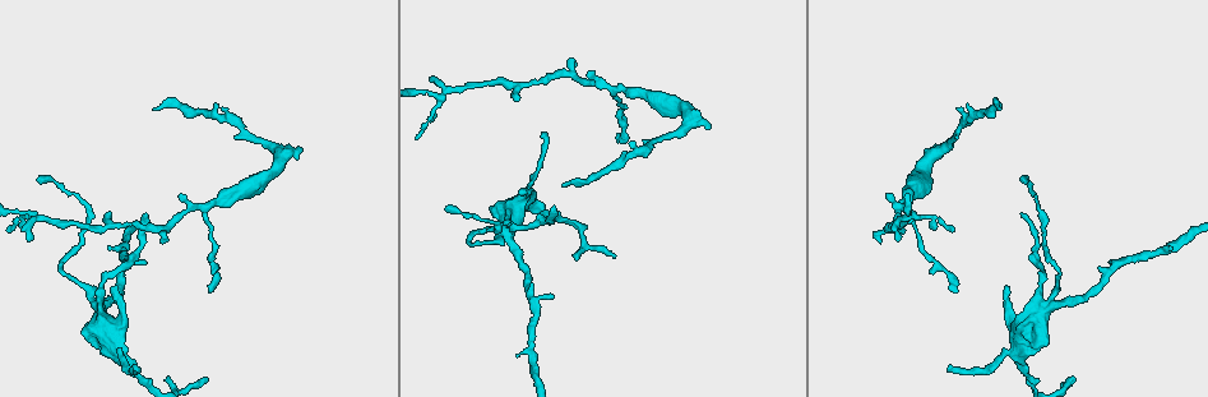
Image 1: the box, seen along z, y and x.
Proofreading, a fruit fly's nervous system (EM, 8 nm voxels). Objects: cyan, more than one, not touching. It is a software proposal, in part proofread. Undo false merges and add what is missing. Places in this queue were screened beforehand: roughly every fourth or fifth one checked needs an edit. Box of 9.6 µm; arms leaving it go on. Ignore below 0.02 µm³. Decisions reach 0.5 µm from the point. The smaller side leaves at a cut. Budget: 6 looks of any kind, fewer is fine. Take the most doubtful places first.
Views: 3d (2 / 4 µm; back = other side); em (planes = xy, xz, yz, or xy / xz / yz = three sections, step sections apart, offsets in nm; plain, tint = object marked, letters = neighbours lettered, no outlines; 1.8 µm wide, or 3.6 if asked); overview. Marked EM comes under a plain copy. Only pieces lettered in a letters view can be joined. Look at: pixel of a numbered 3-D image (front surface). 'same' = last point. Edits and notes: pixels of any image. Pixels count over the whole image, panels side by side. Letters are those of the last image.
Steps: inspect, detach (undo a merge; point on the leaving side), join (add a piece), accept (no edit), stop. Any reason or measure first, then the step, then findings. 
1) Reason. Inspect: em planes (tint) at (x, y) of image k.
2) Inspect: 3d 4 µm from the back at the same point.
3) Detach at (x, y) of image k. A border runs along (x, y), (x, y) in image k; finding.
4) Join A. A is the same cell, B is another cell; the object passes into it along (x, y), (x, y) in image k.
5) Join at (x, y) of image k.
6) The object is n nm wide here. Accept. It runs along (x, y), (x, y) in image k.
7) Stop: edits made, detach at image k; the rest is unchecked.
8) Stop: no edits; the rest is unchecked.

An open end. Inspect: 3d 2 µm at (998, 108) of image 1.

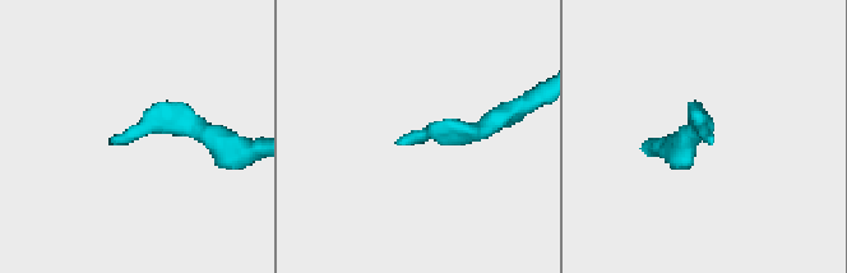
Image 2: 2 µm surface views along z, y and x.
Now the EM. Inspect: em planes (letters) at (397, 143) of image 2.

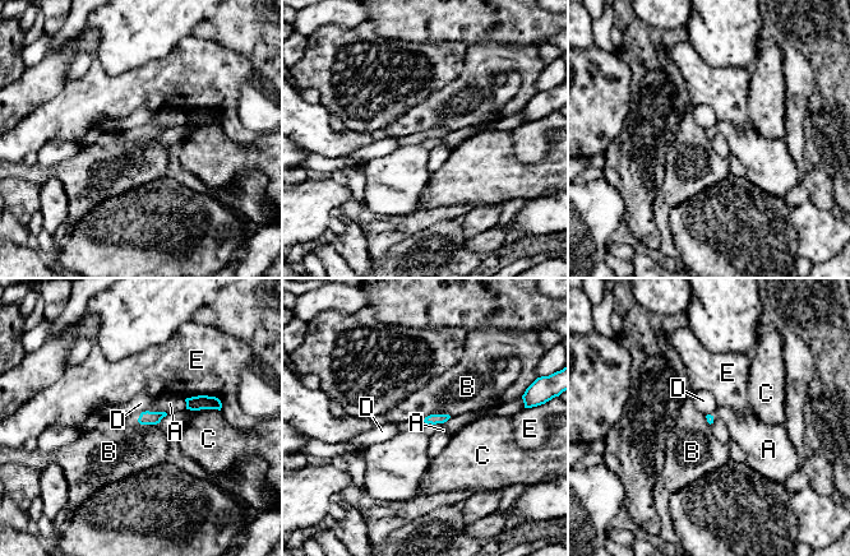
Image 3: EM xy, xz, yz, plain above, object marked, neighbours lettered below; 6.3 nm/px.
Accept. A, B, C, D and E are other cells; a border runs along (451, 416), (428, 415), (425, 417) in image 3; none of them fits.

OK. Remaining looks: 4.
Tapers out. Inspect: em planes (letters) at (554, 208) of image 1.

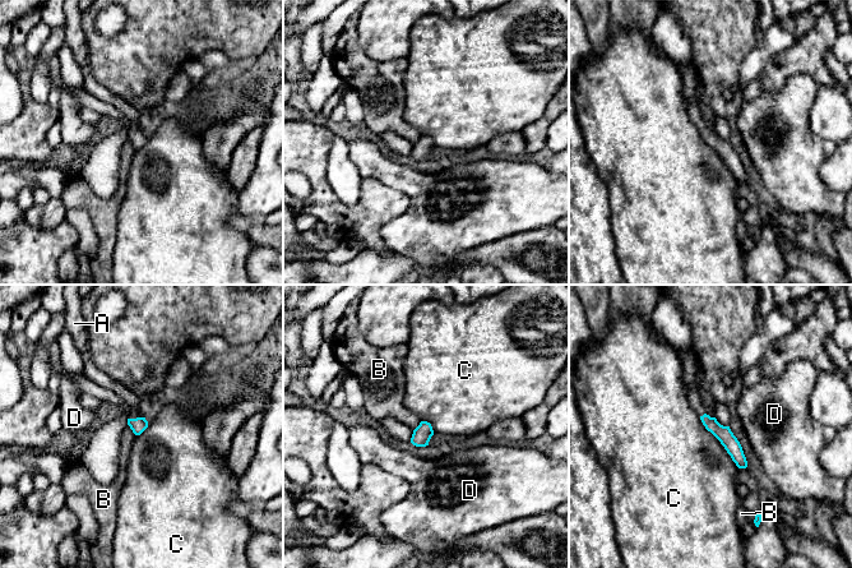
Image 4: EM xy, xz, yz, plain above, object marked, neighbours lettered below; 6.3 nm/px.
The longest contact is with C, 420 nm. Join A. A is the same cell, B, C and D are other cells; the object passes into it along (138, 425), (133, 419), (129, 397) in image 4; it goes on there.

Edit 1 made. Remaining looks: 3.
Inspect: overview.

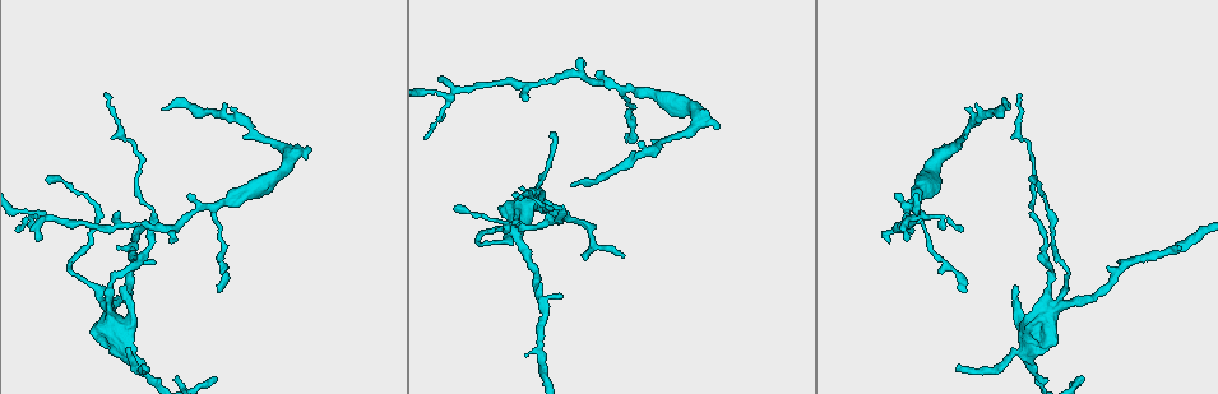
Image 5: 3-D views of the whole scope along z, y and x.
An open end. Inspect: em planes (letters) at (215, 376) of image 5.

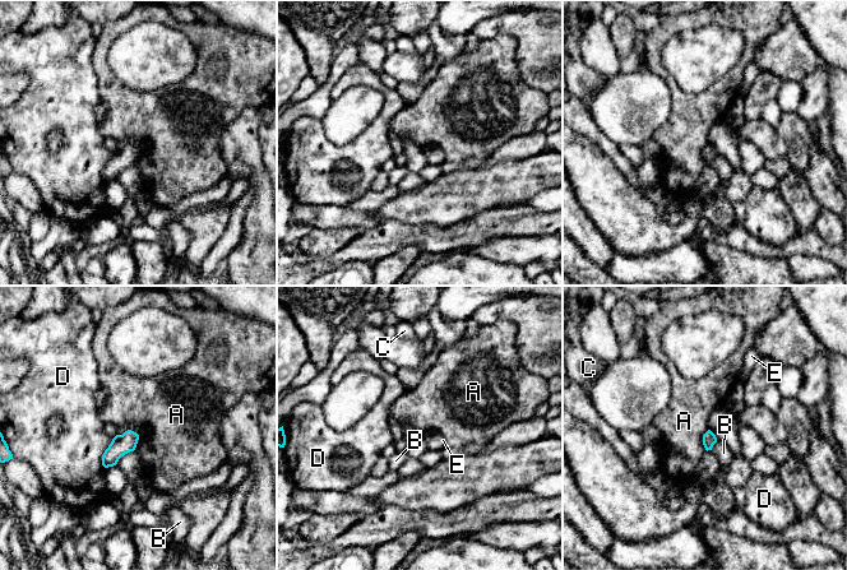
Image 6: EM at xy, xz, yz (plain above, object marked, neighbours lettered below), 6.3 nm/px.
The longest contact is with D, 200 nm. Accept. A, B, C, D and E are other cells; none of them fits.

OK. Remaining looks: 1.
Stop: edits made, join at image 4; the rest is unchecked.

